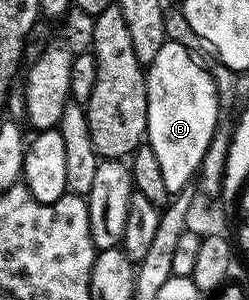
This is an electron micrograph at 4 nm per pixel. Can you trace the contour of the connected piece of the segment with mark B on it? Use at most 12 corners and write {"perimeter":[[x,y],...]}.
{"perimeter":[[176,41],[147,74],[146,144],[168,194],[196,180],[219,92]]}

